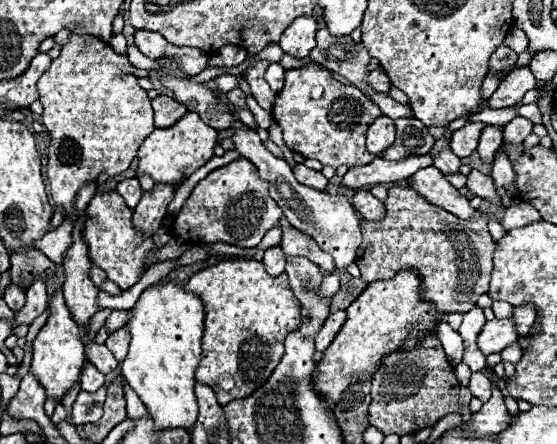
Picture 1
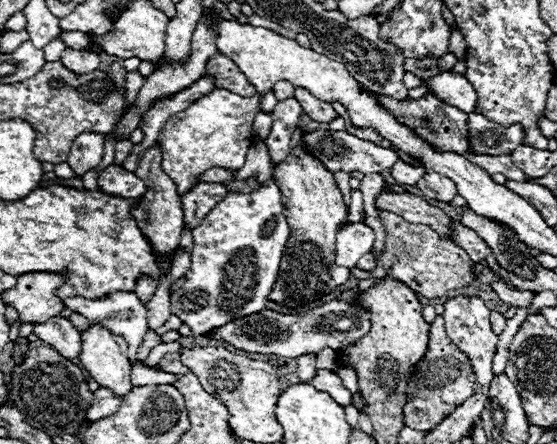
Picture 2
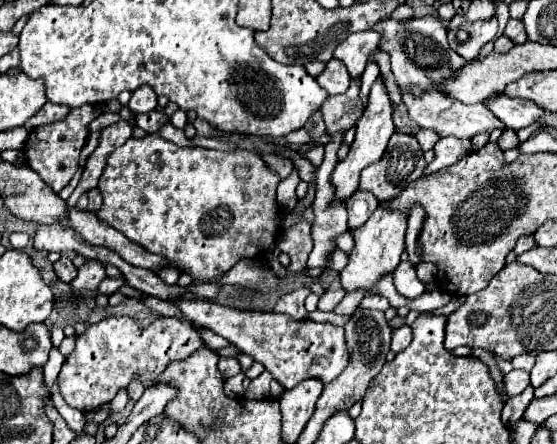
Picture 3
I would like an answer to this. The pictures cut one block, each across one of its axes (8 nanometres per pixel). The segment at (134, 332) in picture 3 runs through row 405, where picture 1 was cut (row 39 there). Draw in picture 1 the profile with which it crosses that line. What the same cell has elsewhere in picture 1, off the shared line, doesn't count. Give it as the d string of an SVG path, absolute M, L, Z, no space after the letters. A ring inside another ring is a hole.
M70 32L68 42L62 46L58 58L52 60L50 68L40 76L38 92L44 104L42 124L48 128L52 142L48 148L48 180L52 200L64 210L64 218L74 212L74 200L82 186L96 182L100 172L114 176L124 172L136 158L138 146L154 130L154 112L150 106L148 92L138 86L138 76L132 74L134 66L126 54L116 54L110 44L92 34Z

